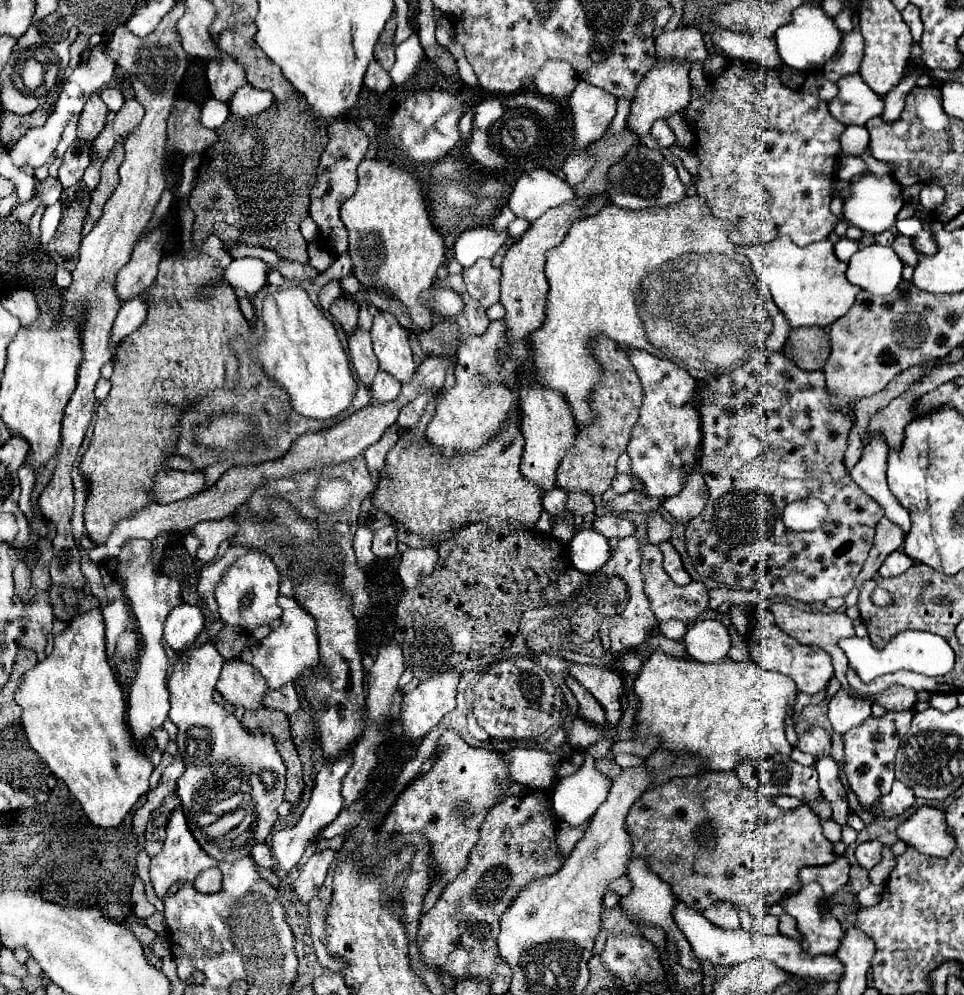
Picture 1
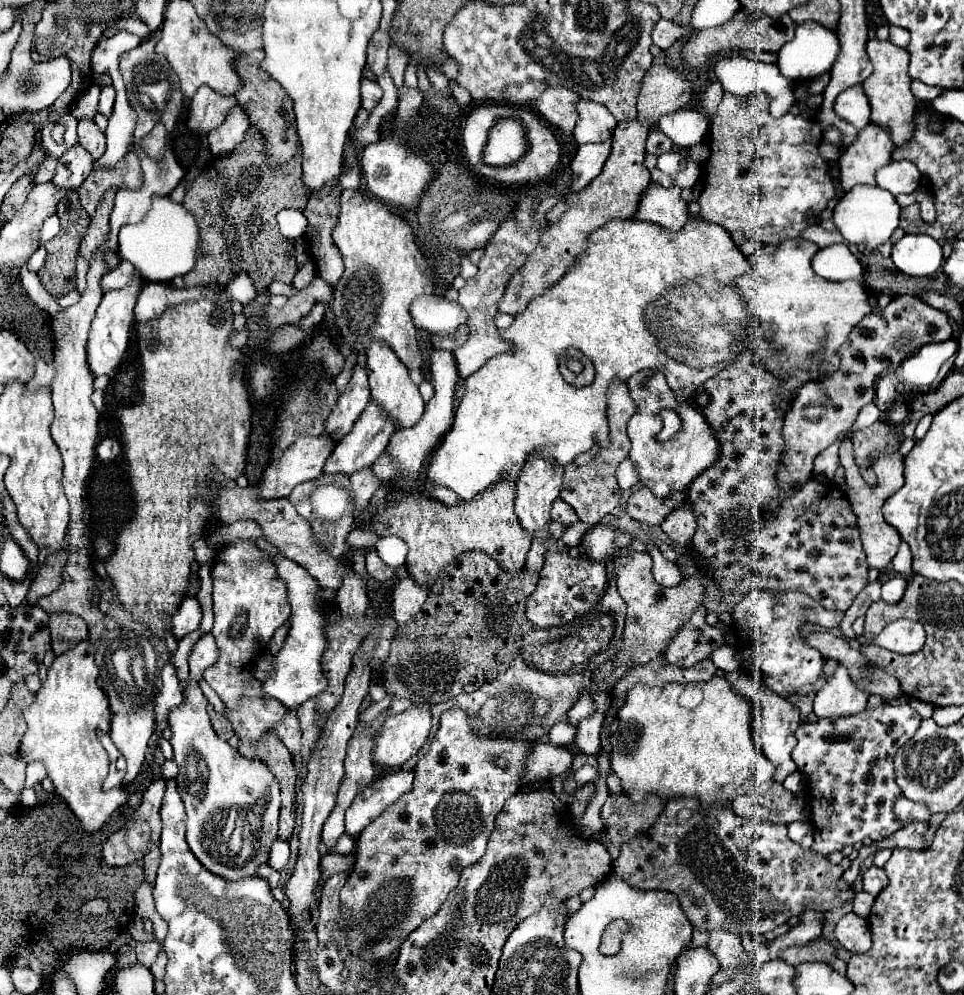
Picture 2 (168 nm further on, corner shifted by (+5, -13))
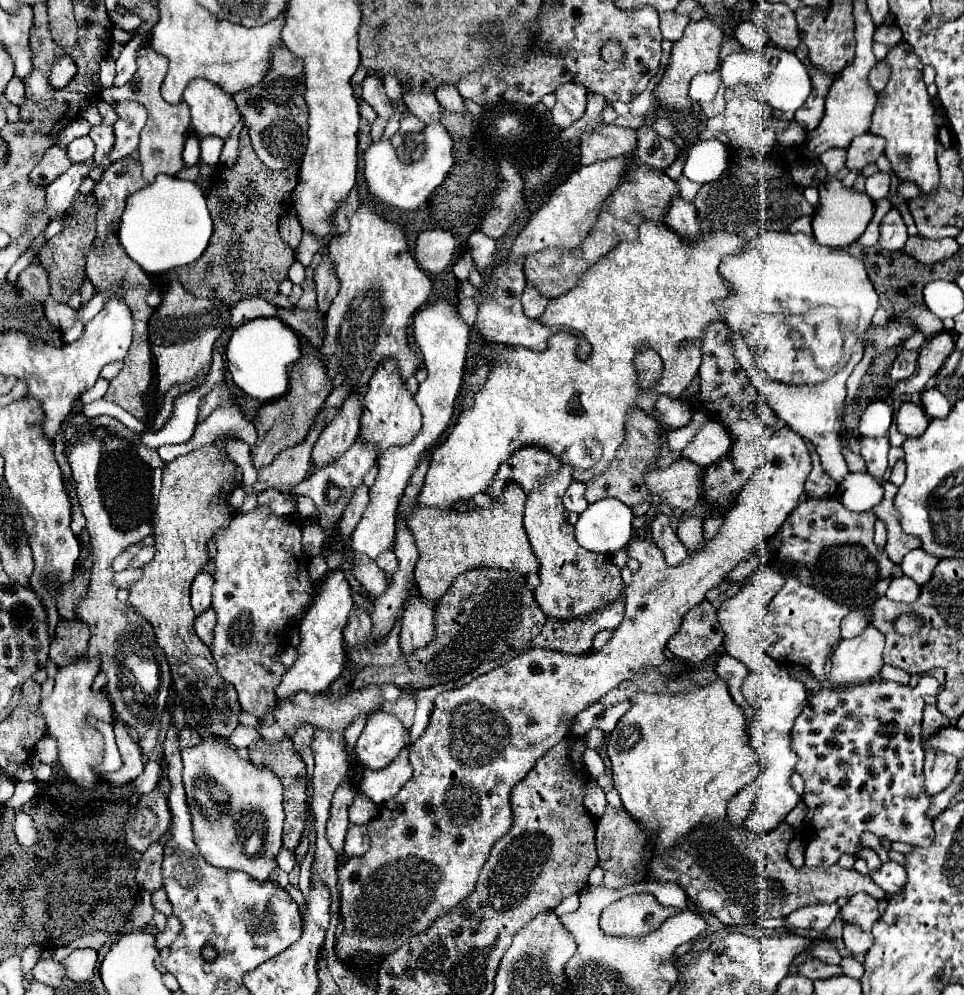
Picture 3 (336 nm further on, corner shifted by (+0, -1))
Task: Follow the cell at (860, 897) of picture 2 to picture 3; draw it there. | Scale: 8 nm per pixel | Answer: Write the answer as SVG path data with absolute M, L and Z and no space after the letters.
M855 893L849 897L847 905L841 909L841 915L849 923L861 925L865 931L871 931L873 921L879 917L877 901L867 893Z

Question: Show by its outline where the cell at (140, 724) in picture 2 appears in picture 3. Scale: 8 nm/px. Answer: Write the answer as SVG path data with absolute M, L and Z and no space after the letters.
M115 721L115 739L117 739L119 753L123 757L123 767L115 773L103 775L103 779L107 779L113 785L123 785L123 783L129 783L141 775L143 755L141 755L137 741L131 737L131 733L127 731L127 727L121 721Z

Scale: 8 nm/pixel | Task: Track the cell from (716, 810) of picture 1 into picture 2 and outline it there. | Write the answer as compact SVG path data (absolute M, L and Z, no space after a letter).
M688 797L670 799L656 825L648 833L624 841L618 861L612 863L612 875L622 877L634 889L662 889L674 893L696 929L724 929L736 935L768 933L806 909L826 913L842 907L852 899L852 885L842 881L842 873L844 869L840 865L832 865L826 857L790 841L786 825L782 823L762 821L760 817L738 817L730 805L702 809L696 799Z

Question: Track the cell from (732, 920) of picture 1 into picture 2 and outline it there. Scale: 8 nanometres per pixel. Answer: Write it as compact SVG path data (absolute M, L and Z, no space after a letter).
M710 931L710 943L708 949L714 953L714 957L720 963L720 971L732 971L740 965L740 955L744 951L740 943L740 935L728 933L728 931Z

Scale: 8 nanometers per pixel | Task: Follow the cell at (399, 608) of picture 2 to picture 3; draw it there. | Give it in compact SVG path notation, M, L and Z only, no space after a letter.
M421 593L411 595L403 611L403 629L401 629L401 649L403 653L427 645L433 639L433 607L429 599Z

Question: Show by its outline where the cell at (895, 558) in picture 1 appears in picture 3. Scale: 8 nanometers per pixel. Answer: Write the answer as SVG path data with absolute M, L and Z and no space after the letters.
M905 575L893 577L885 595L887 595L891 601L911 603L911 601L915 601L915 597L919 597L919 585L917 585L915 581L911 581L909 577L905 577Z

